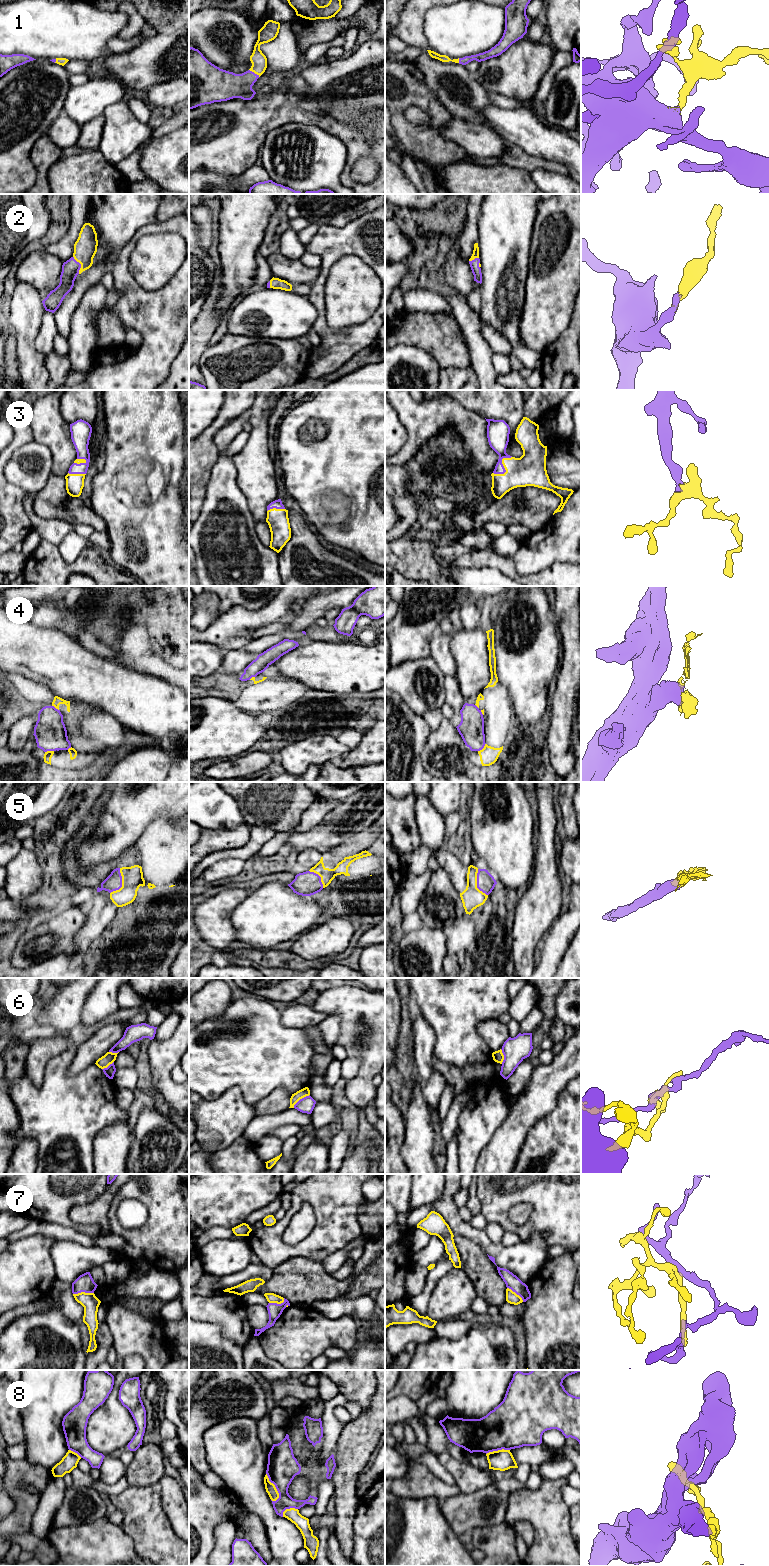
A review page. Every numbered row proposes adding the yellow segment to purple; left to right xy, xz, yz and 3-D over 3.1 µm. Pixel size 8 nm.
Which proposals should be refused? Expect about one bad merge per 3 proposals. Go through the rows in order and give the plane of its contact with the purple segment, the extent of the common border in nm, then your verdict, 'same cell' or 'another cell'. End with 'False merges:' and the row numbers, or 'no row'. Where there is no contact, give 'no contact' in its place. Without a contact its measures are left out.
1: contact in xz; length 110 nm; same cell
2: contact in xy; length 150 nm; same cell
3: contact in yz; length 200 nm; same cell
4: contact in yz; length 90 nm; same cell
5: contact in xy; length 220 nm; same cell
6: contact in xz; length 170 nm; another cell
7: contact in xy; length 170 nm; another cell
8: contact in xz; length 240 nm; another cell
False merges: 6, 7, 8

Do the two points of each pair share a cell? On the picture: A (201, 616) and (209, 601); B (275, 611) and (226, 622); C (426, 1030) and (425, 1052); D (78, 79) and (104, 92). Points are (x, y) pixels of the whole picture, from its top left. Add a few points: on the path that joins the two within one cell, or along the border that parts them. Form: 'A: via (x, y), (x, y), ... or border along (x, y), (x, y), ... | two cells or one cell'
A: via (205, 612), (206, 605) | one cell
B: via (263, 616), (238, 622) | one cell
C: via (425, 1035), (425, 1047) | one cell
D: border along (90, 79), (83, 84), (72, 86) | two cells

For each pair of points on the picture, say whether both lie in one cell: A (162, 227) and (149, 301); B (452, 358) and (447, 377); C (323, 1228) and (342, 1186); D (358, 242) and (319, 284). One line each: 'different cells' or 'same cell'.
A: same cell
B: different cells
C: same cell
D: same cell

